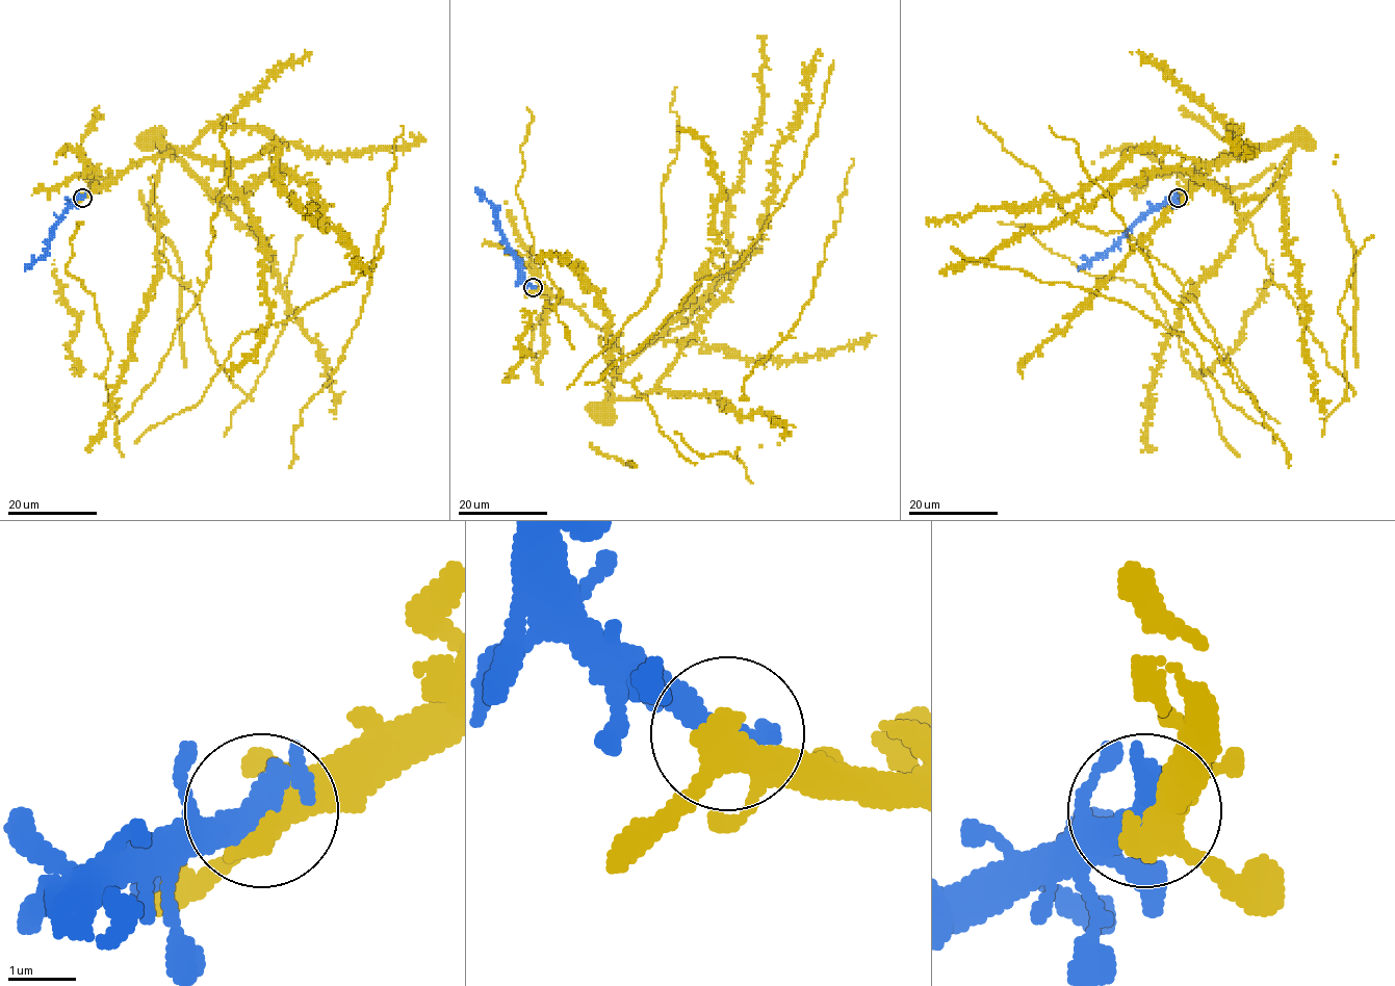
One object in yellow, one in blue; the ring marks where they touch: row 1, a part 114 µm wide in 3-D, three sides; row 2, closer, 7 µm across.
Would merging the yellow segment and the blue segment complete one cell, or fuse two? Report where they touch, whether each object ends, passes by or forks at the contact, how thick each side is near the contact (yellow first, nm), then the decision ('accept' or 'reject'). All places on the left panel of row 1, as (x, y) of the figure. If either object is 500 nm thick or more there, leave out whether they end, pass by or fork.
place (82, 198); calibres 360 and 500 nm; accept

